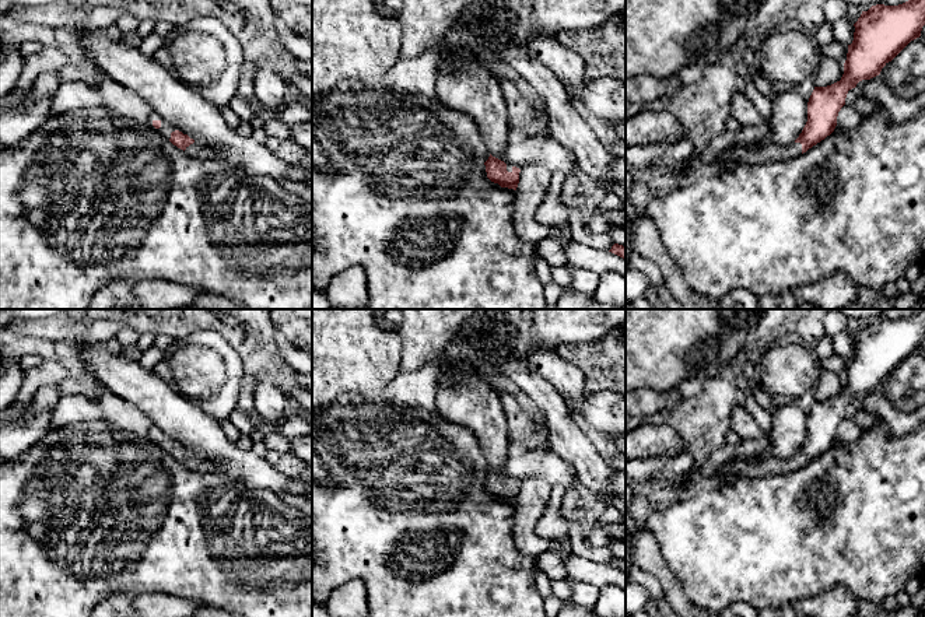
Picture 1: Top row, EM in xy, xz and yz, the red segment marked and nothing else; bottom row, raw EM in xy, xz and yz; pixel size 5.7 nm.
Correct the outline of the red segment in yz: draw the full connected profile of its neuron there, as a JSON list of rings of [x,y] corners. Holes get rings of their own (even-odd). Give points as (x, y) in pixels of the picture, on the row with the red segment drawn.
[[[908,0],[898,6],[872,6],[868,11],[862,11],[858,21],[854,24],[854,41],[848,45],[847,60],[844,63],[844,74],[840,81],[827,87],[814,87],[807,102],[807,122],[789,147],[775,144],[770,136],[754,143],[742,143],[725,150],[718,162],[711,162],[718,166],[716,173],[722,173],[747,164],[758,164],[768,161],[781,161],[798,157],[809,148],[830,136],[837,126],[837,116],[845,105],[845,98],[849,90],[855,88],[862,80],[870,80],[880,74],[882,69],[891,62],[911,41],[921,36],[925,25],[925,0]]]

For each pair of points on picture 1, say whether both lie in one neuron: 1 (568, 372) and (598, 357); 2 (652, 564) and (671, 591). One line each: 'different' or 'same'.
1: different
2: same

